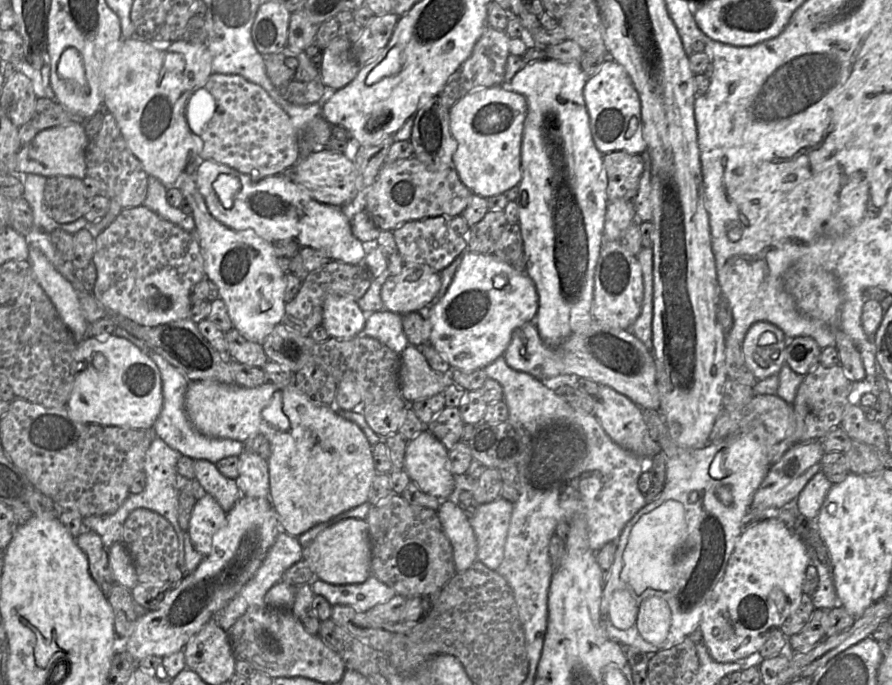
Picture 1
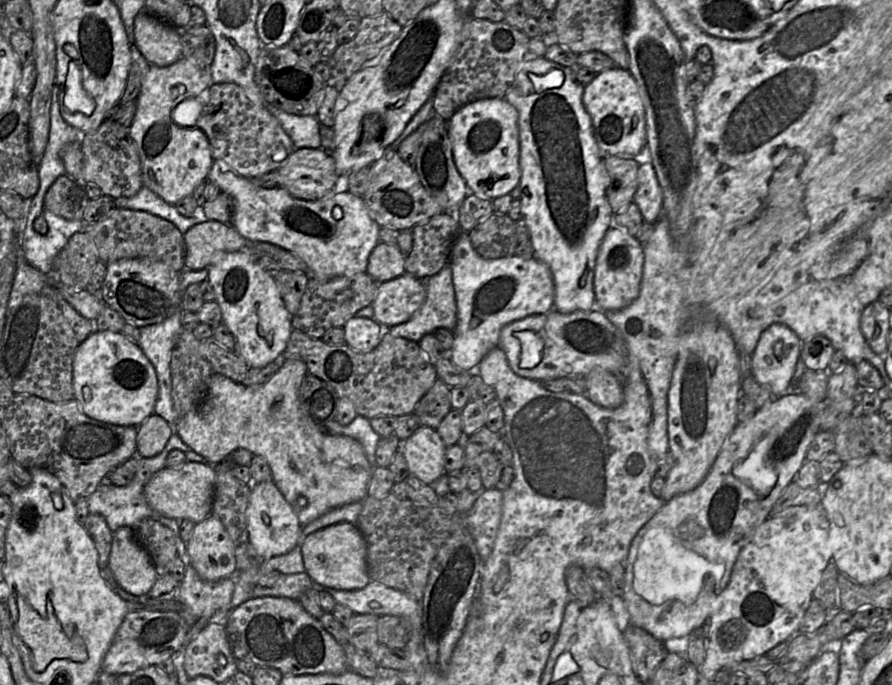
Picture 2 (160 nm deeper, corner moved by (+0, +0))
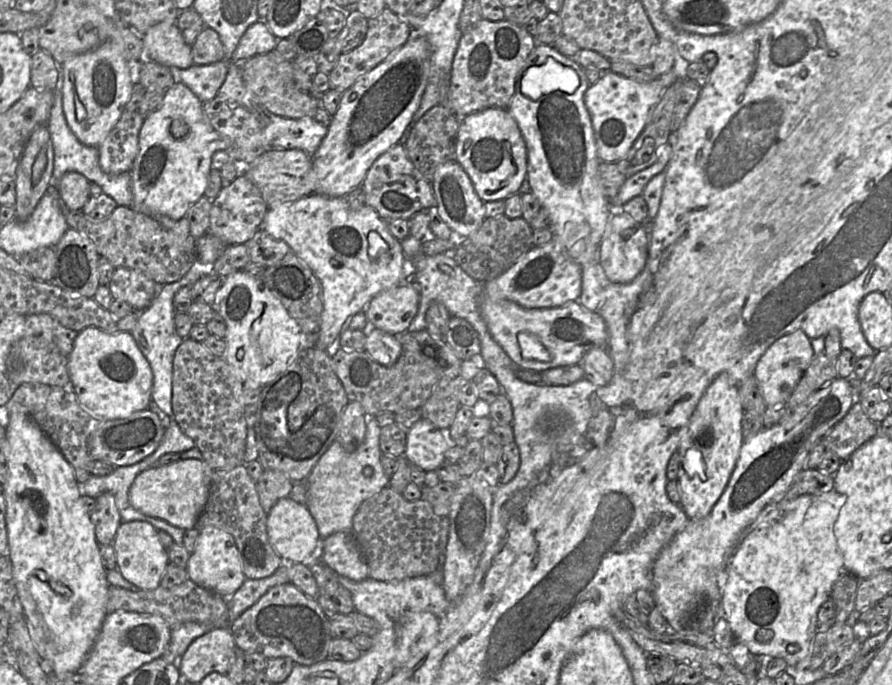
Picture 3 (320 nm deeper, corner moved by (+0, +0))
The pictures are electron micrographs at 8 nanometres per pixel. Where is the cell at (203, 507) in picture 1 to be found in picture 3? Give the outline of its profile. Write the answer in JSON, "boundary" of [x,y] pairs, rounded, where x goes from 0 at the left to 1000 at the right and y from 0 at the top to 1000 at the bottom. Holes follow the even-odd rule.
{"boundary":[[[231,768],[223,775],[209,831],[211,844],[217,851],[253,873],[259,872],[276,845],[261,782],[239,768]]]}

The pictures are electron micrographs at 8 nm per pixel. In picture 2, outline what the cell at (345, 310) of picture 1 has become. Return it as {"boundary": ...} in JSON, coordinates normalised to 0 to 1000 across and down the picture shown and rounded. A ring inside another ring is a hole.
{"boundary":[[[402,457],[392,461],[385,474],[388,499],[397,508],[417,511],[426,499],[430,474],[420,463]]]}

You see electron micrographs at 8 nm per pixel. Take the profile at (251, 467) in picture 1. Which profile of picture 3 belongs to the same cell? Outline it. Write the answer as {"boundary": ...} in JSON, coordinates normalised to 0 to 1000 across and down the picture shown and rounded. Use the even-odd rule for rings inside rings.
{"boundary":[[[326,726],[312,730],[299,750],[299,780],[318,822],[339,822],[360,793],[346,745]]]}

